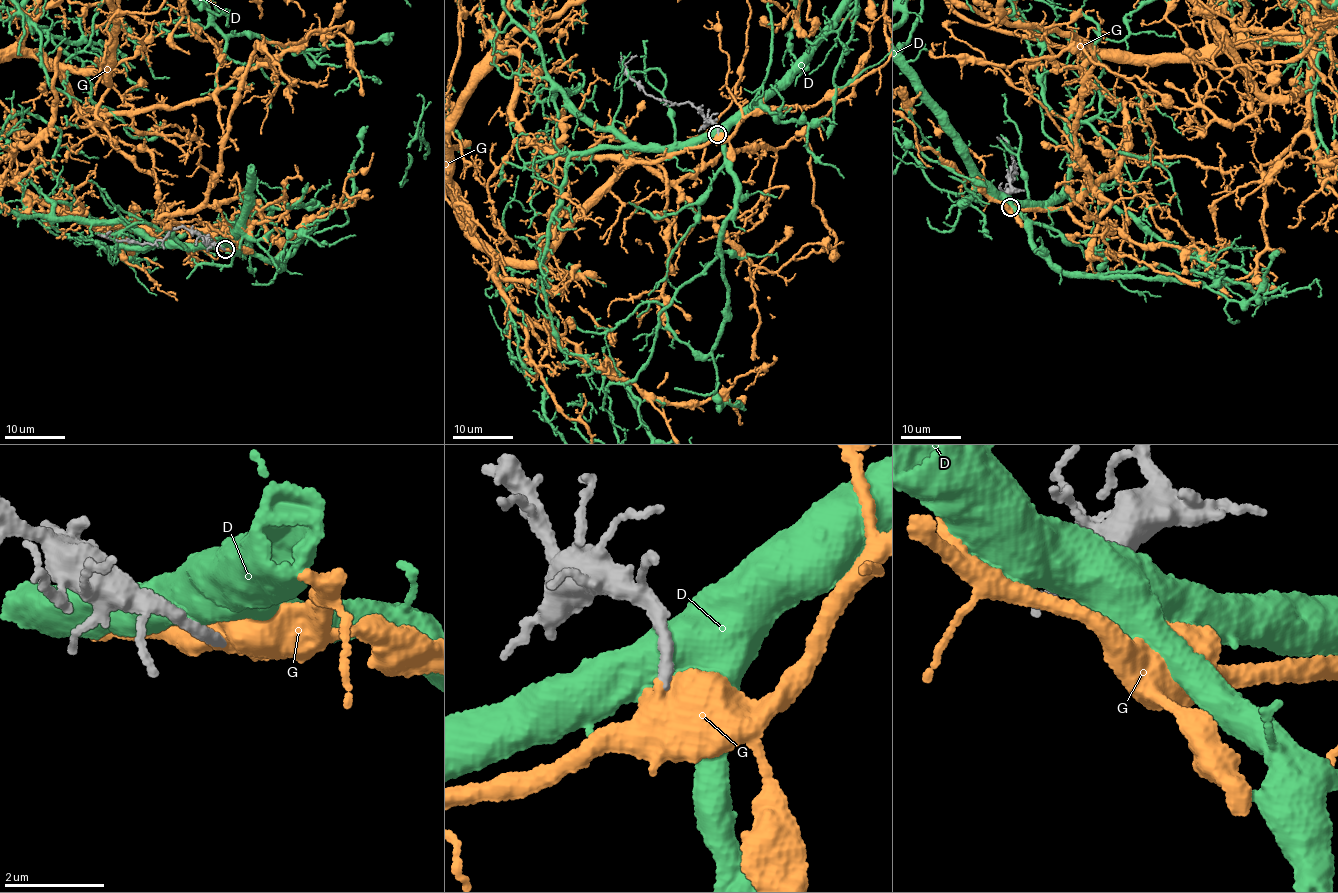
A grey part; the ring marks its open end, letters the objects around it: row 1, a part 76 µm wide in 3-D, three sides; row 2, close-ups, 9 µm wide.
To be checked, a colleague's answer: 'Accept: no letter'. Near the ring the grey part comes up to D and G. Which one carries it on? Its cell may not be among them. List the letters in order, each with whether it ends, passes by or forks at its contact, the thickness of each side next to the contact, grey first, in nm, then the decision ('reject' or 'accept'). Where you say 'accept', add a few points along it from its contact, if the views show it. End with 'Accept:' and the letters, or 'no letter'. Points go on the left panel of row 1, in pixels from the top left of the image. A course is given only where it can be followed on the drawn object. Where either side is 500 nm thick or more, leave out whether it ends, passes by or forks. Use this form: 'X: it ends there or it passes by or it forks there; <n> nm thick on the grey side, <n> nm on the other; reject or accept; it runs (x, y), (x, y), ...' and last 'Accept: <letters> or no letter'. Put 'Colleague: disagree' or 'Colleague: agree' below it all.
D: 360 nm thick on the grey side, 750 nm on the other; reject
G: 240 nm thick on the grey side, 550 nm on the other; accept
Accept: G
Colleague: disagree

